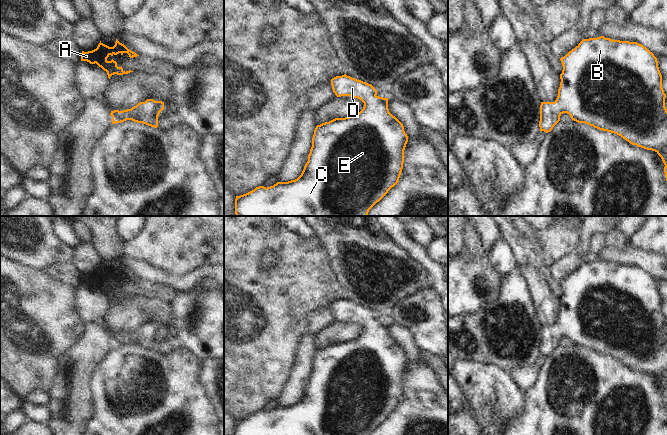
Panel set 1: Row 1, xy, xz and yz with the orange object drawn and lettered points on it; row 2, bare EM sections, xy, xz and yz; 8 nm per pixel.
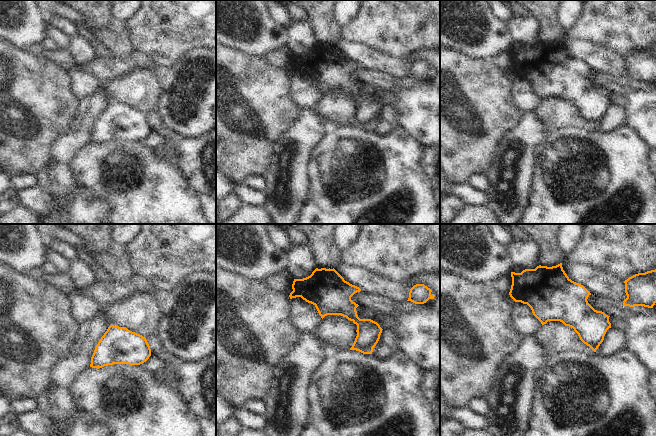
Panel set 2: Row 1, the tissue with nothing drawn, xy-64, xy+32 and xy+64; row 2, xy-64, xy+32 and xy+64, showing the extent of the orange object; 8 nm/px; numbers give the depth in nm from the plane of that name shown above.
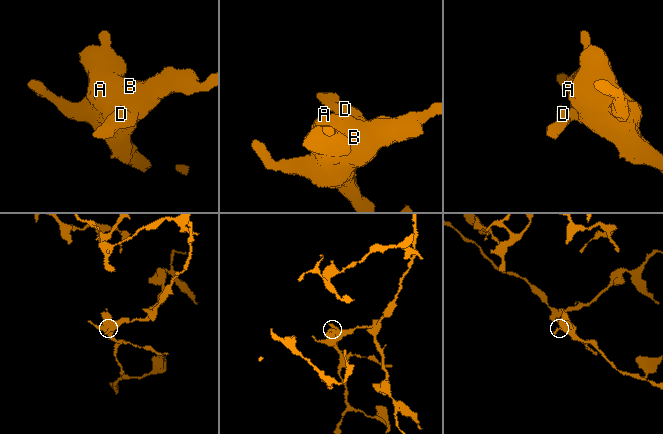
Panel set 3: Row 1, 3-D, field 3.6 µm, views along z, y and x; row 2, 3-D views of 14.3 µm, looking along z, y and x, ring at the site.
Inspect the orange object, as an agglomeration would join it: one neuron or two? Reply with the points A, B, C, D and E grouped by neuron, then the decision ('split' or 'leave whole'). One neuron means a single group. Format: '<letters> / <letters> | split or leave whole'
A B C D E | leave whole

